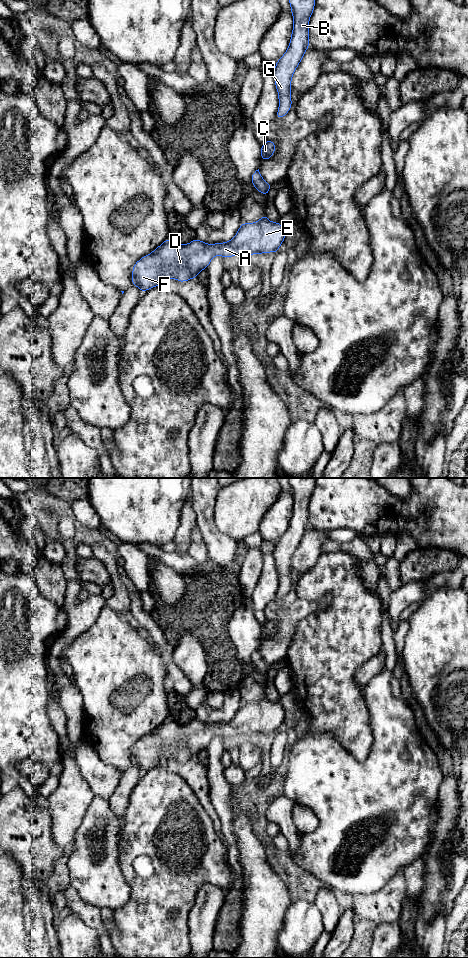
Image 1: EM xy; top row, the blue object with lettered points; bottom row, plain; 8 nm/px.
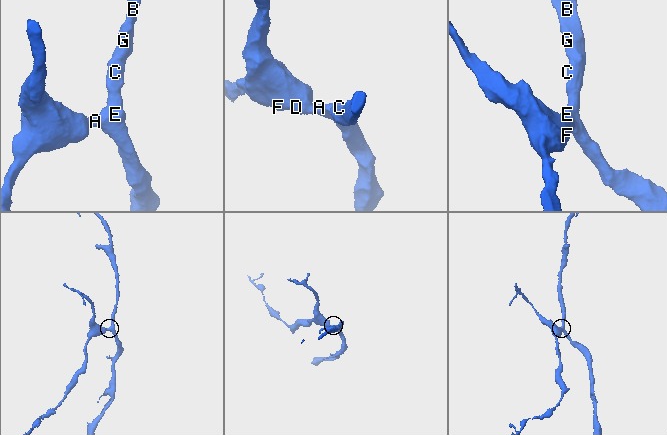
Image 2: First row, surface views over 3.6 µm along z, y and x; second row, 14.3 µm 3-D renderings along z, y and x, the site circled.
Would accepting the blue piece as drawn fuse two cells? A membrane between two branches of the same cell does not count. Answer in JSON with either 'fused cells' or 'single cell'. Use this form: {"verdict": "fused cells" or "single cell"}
{"verdict": "single cell"}

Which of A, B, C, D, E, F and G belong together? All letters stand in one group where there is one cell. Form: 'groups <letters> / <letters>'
groups A B C D E F G

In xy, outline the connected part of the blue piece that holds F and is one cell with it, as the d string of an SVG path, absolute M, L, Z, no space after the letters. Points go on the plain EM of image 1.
M265 694L257 702L241 703L236 715L228 722L208 724L195 718L181 725L168 718L134 744L132 765L143 773L165 765L171 758L186 762L196 759L217 735L230 738L238 734L275 734L284 720L282 705L271 702Z

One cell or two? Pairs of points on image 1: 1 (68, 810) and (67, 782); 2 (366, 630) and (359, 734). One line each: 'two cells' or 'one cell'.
1: one cell
2: one cell

